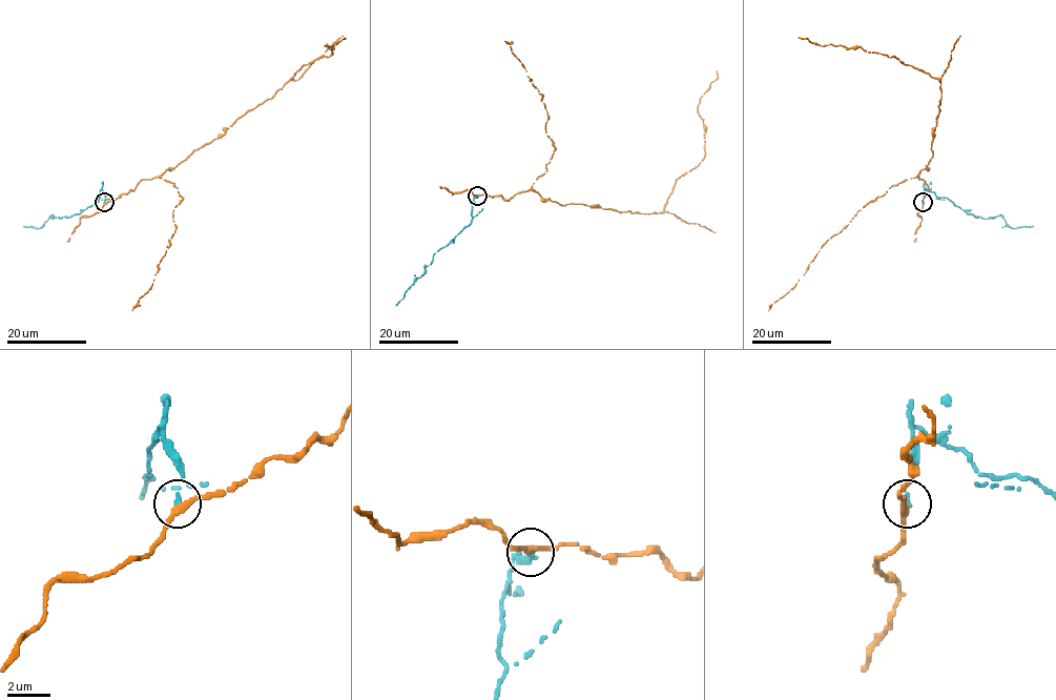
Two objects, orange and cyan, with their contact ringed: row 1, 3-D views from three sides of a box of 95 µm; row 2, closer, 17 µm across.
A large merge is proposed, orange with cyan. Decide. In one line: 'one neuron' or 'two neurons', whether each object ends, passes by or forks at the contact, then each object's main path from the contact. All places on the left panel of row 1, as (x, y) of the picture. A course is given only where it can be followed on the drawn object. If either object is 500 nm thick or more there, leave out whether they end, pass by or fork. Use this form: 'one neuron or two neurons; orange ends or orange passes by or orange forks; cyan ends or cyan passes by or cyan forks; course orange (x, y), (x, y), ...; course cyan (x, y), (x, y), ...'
two neurons; orange passes by; cyan ends; course orange (105, 203), (221, 138), (303, 65), (332, 55), (333, 46), (325, 45), (344, 38); course cyan (105, 203), (106, 194), (101, 187), (99, 200), (80, 213), (60, 219), (50, 215), (39, 228), (24, 225)

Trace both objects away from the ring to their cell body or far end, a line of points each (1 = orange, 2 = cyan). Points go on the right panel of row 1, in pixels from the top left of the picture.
1: (923, 203), (928, 185), (917, 173), (933, 155), (939, 80), (895, 58), (860, 46), (821, 45), (798, 38)
2: (923, 203), (926, 187), (936, 197), (947, 198), (967, 213), (985, 219), (1000, 215), (1013, 228), (1033, 225)

